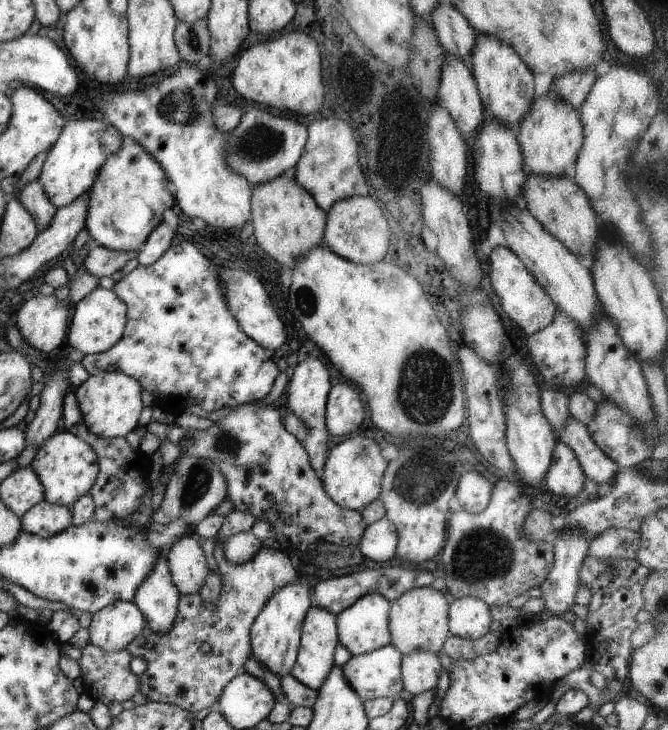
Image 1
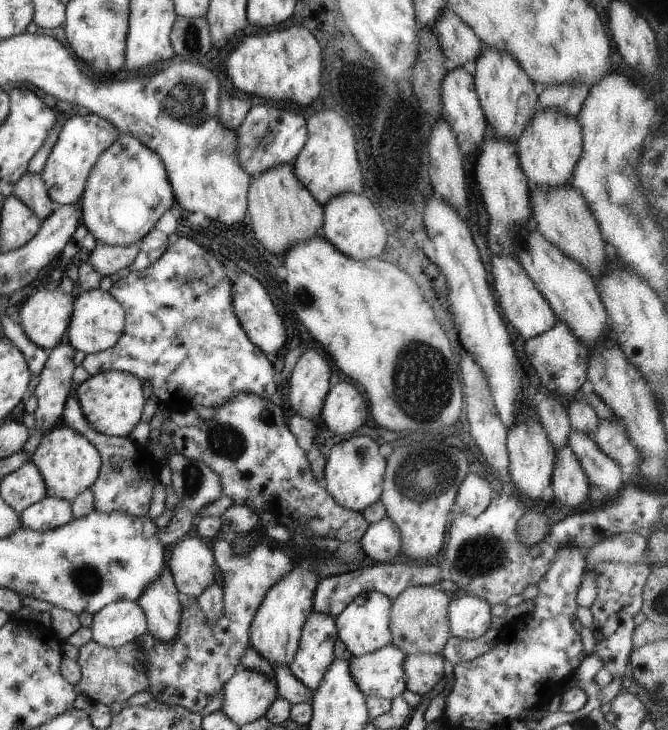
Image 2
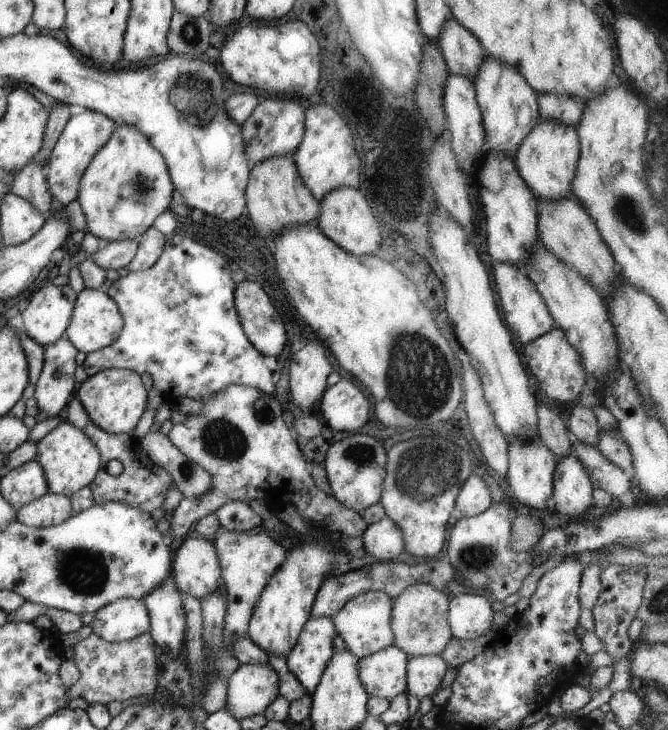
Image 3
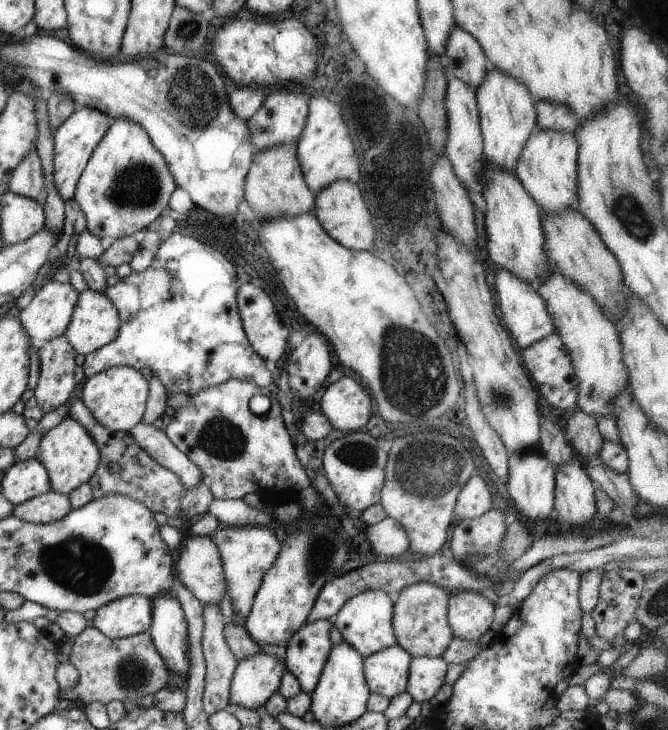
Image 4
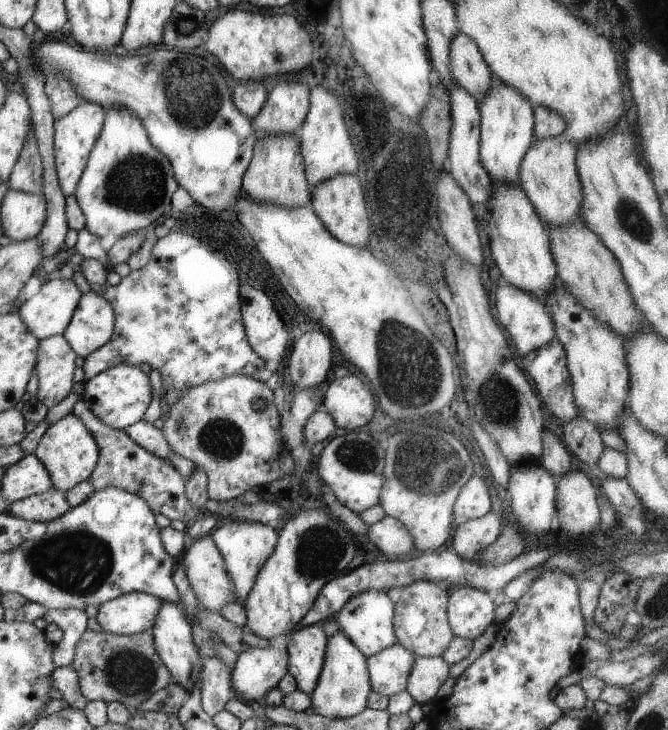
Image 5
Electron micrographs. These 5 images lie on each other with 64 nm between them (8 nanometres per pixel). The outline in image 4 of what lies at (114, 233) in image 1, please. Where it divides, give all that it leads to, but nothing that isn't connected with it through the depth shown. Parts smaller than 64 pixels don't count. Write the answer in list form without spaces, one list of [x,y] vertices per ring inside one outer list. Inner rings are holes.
[[[114,118],[113,124],[105,130],[101,142],[95,146],[91,158],[77,179],[74,200],[84,214],[86,229],[93,236],[100,239],[104,236],[118,239],[137,232],[142,233],[150,222],[165,214],[168,198],[175,187],[176,184],[169,174],[165,158],[160,152],[157,152],[141,126],[127,118]]]

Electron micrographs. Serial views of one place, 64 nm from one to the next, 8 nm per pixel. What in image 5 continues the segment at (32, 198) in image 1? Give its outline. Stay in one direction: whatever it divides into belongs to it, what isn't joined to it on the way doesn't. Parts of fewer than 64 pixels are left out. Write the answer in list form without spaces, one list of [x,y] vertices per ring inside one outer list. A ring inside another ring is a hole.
[[[29,126],[27,140],[19,152],[19,158],[13,165],[6,183],[9,190],[25,194],[42,194],[42,162],[32,126]]]

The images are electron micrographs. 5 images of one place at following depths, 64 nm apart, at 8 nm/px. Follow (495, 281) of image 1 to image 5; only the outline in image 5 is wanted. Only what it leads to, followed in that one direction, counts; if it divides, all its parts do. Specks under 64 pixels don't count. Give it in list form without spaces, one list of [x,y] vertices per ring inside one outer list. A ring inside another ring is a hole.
[[[499,276],[499,286],[497,286],[497,294],[495,294],[494,303],[497,309],[495,316],[498,325],[505,329],[515,352],[519,356],[529,354],[531,350],[537,350],[541,346],[545,346],[549,340],[556,340],[554,326],[549,318],[549,313],[543,301],[535,296],[529,296],[527,292],[511,286],[505,278]]]

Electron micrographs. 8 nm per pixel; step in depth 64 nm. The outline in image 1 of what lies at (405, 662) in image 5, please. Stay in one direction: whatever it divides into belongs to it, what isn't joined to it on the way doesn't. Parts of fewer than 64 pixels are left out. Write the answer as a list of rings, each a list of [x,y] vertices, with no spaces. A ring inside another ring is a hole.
[[[386,644],[361,655],[351,655],[341,666],[347,684],[362,701],[375,697],[396,697],[402,689],[402,654]]]

